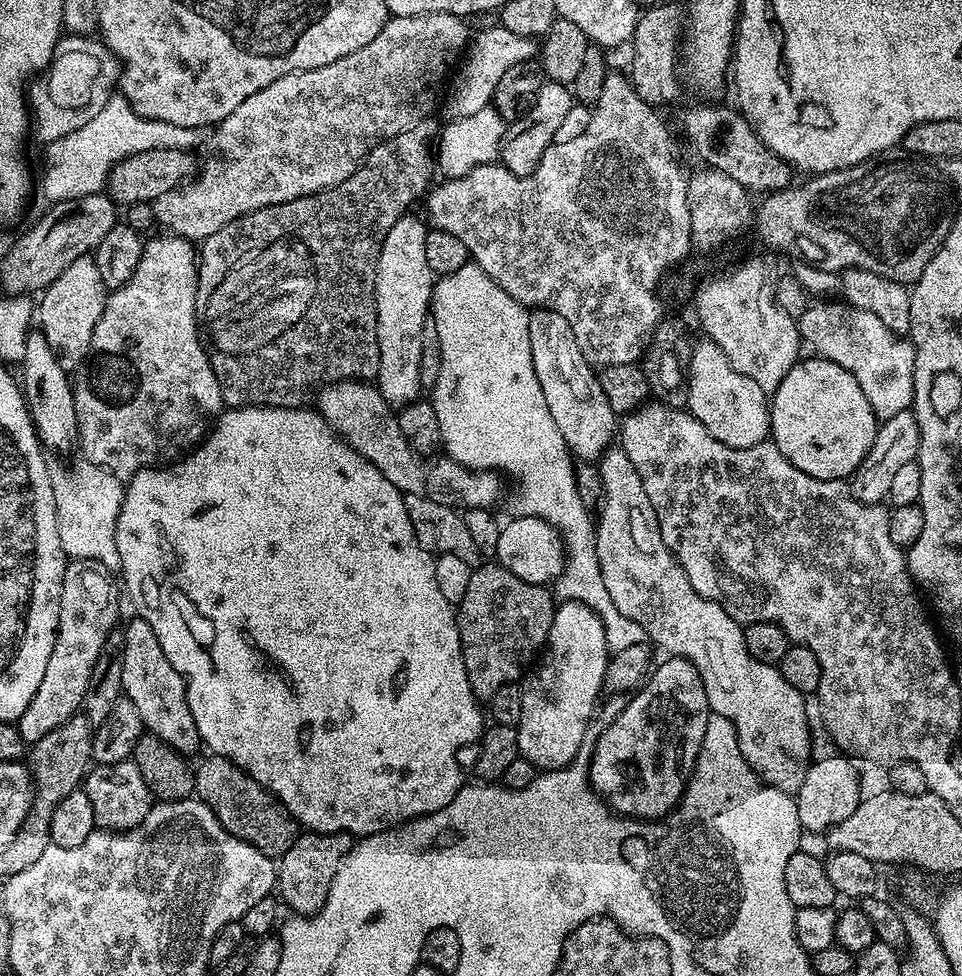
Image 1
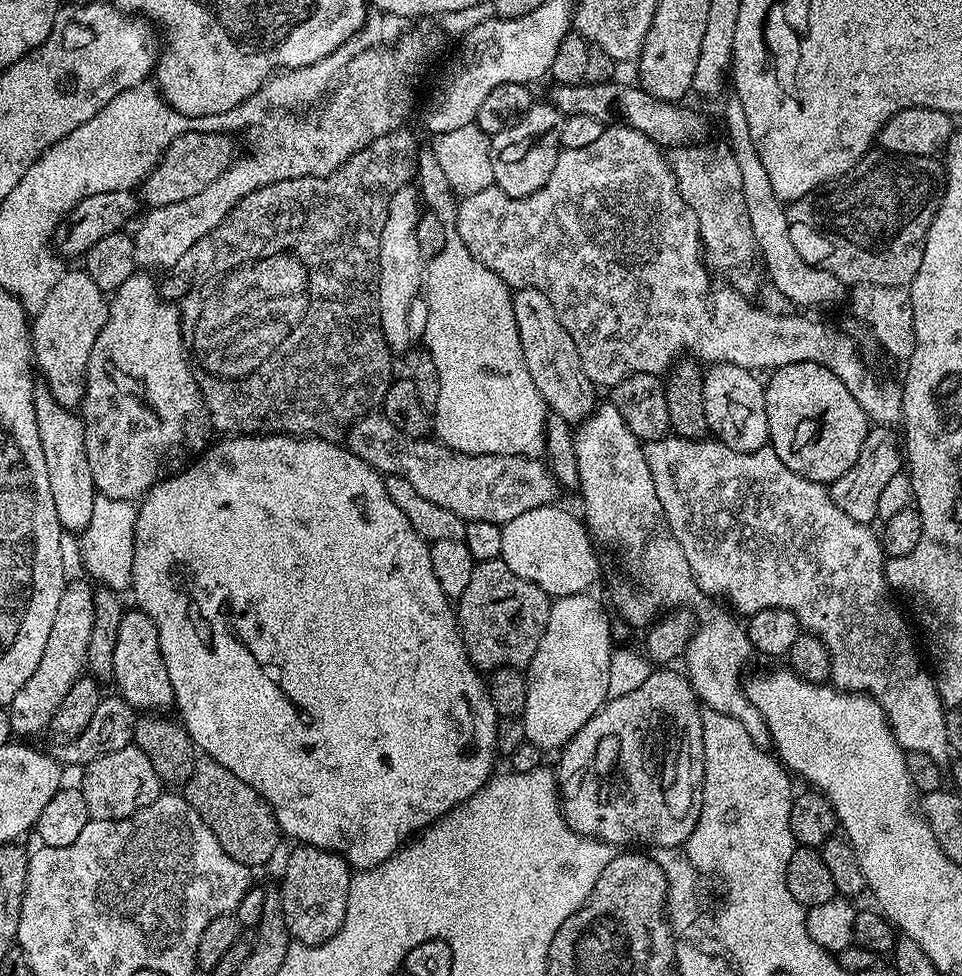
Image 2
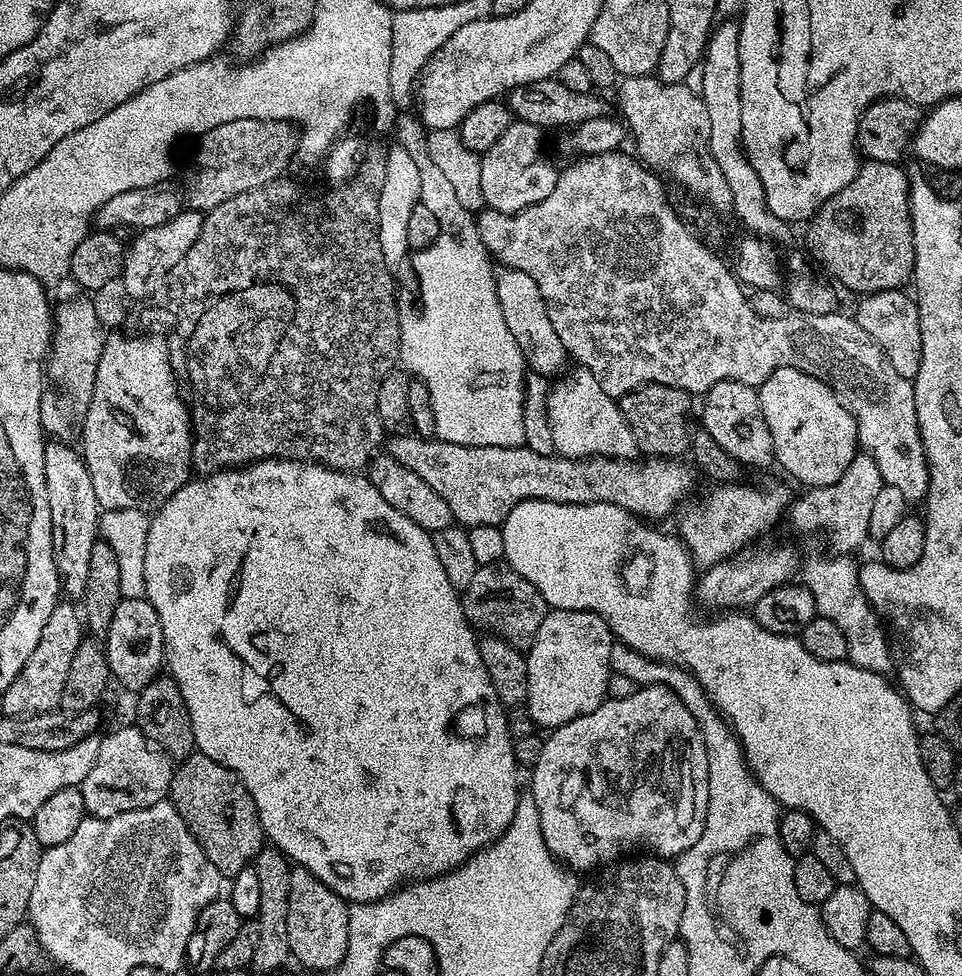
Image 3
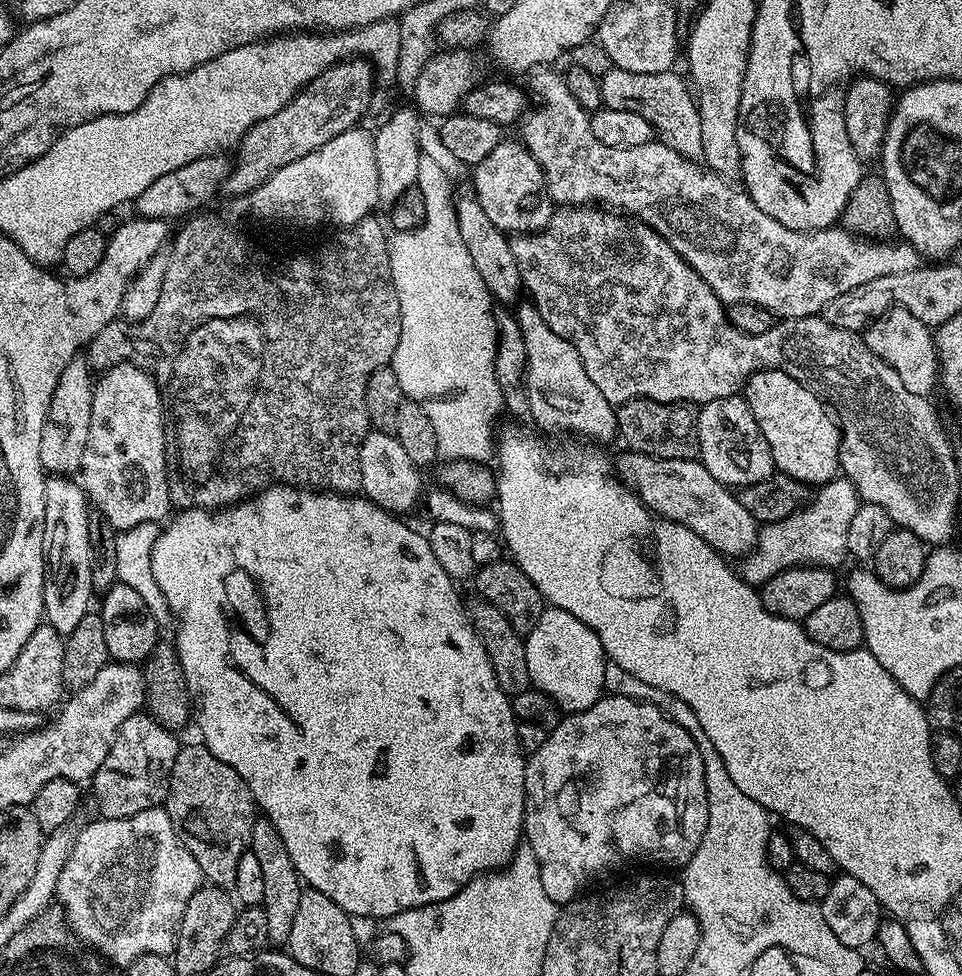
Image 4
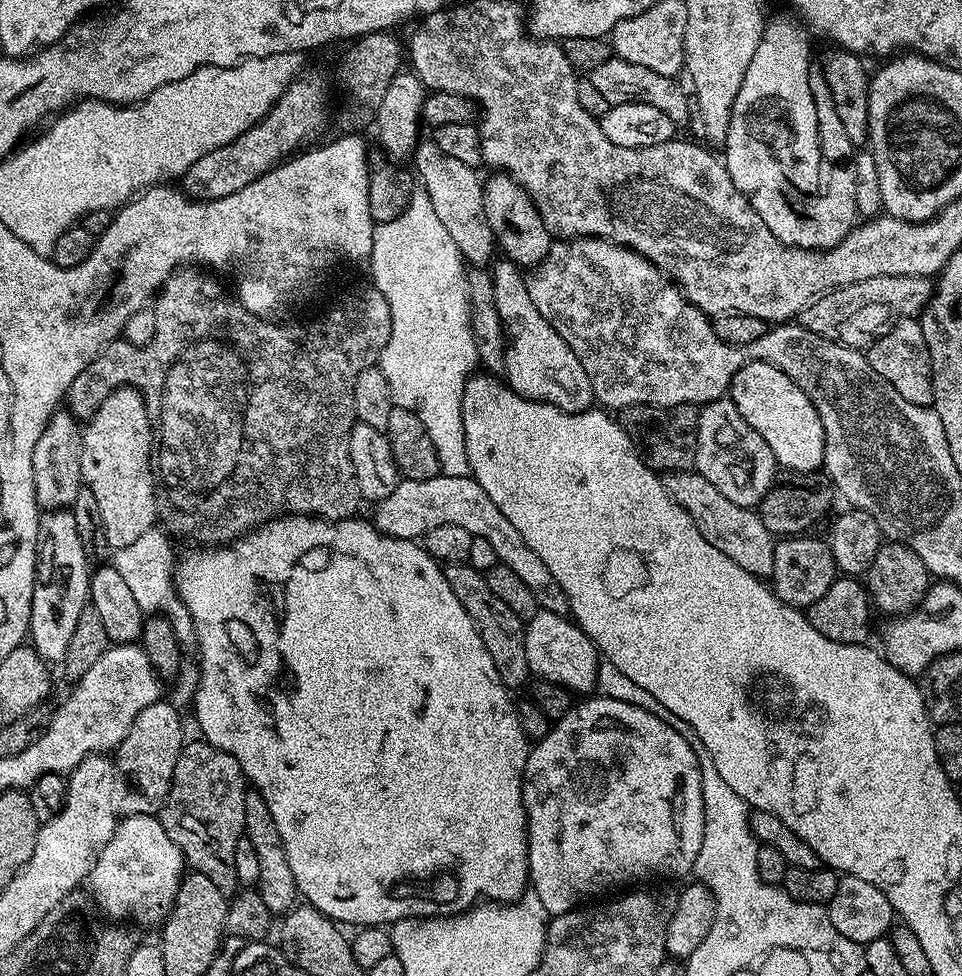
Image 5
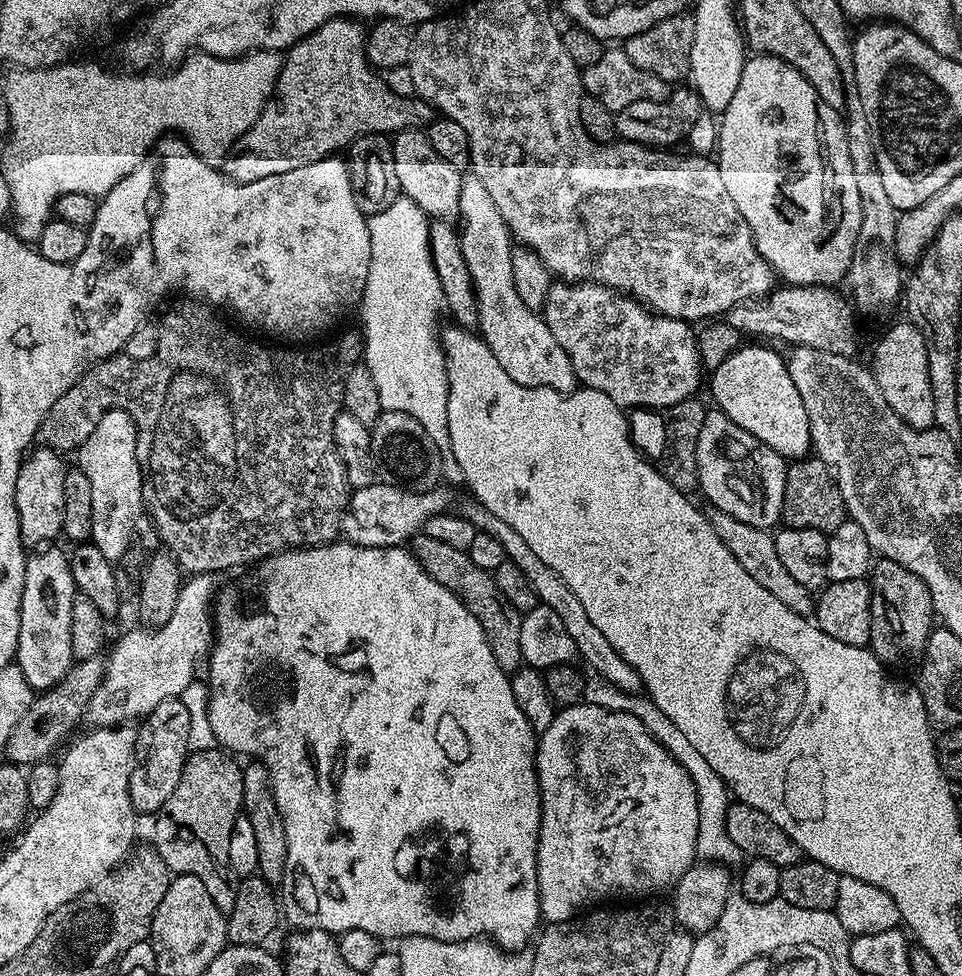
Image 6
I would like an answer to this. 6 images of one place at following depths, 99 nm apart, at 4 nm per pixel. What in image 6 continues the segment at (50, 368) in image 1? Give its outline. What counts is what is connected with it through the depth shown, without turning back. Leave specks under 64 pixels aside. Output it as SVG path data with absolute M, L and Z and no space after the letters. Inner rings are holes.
M44 546L27 557L24 565L20 629L15 663L20 665L26 682L33 690L52 688L74 663L70 646L70 610L78 594L74 574L68 561L69 553L56 546Z

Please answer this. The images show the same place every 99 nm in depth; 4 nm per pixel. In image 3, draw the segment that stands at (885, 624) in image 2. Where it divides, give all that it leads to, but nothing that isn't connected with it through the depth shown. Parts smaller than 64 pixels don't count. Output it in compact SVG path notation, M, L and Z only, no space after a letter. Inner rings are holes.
M737 482L735 484L721 484L715 488L708 497L705 498L704 504L688 504L685 503L679 509L681 524L678 529L678 535L683 540L684 545L688 547L693 561L701 569L707 570L714 564L718 564L723 560L731 560L747 546L751 540L759 538L763 532L768 532L780 520L780 515L785 515L786 509L790 504L790 495L780 484L772 484L763 492L760 488L755 488L752 484L744 484L745 482ZM828 554L828 557L816 556L813 560L805 559L802 564L802 583L810 590L810 594L814 594L817 613L833 620L838 630L846 634L848 663L871 672L888 674L894 668L890 636L862 590L860 570L857 561L854 562L852 559L848 554Z

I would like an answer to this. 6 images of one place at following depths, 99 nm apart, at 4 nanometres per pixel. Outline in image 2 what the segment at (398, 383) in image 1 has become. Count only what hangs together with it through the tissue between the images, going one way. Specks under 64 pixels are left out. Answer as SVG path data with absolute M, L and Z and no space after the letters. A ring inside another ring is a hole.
M409 186L398 190L394 198L390 198L390 206L386 214L386 226L382 226L382 238L380 239L380 267L378 269L378 295L380 298L380 325L384 331L384 337L393 353L400 354L412 344L412 299L416 291L421 291L422 277L426 272L426 260L418 250L418 222L422 213L421 195L415 187Z

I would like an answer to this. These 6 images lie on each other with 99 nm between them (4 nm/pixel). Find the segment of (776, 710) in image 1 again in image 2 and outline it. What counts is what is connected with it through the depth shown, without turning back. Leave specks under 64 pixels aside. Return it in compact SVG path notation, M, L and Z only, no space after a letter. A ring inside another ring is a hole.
M604 402L580 421L574 432L574 455L577 459L577 472L580 475L579 495L584 495L584 512L582 519L595 543L613 544L620 548L620 560L640 579L640 588L620 588L616 592L616 608L628 624L644 630L661 615L673 611L683 600L701 599L702 593L678 538L666 522L662 502L658 502L658 490L654 490L654 478L650 478L650 468L646 466L644 447L638 437L632 433L630 426L622 419L622 414L611 402ZM712 610L701 620L699 617L698 627L682 652L682 661L684 660L685 664L683 667L692 682L692 689L708 708L718 710L722 714L730 714L730 718L738 718L738 722L746 726L746 734L750 734L756 745L767 749L770 744L768 723L765 722L763 714L748 701L748 693L742 680L740 684L744 663L754 656L754 649L748 641L745 625L741 621L739 624L735 620L737 617L732 616Z

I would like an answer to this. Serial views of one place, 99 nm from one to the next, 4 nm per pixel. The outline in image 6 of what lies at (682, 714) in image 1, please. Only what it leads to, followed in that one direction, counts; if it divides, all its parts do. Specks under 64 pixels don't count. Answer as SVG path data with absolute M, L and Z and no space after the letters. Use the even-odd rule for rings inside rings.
M585 702L559 709L554 722L550 722L550 726L546 726L546 730L539 733L536 742L536 777L540 787L540 837L536 847L536 877L540 891L540 915L548 924L571 920L589 906L599 905L596 904L599 900L616 902L619 901L616 899L620 895L644 896L647 892L660 892L663 888L671 889L693 863L698 834L698 798L694 782L680 761L675 760L643 722L630 713L612 712L602 706Z

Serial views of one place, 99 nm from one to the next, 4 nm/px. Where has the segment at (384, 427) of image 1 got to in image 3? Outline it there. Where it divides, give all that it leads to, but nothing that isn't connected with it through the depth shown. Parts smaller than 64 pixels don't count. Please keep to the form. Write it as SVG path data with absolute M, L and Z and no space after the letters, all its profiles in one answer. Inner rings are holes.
M415 434L407 435L408 436L389 435L386 440L387 455L398 458L398 462L402 462L402 466L410 466L410 470L414 470L414 474L418 474L418 478L424 479L426 483L432 487L434 494L438 494L442 498L442 502L446 502L446 506L450 506L453 521L455 521L457 525L467 526L468 528L473 528L474 526L490 526L491 524L503 525L505 518L510 514L510 510L515 504L520 504L523 500L549 500L550 502L562 502L563 504L596 504L601 500L607 504L622 506L627 512L632 512L635 516L647 518L652 522L660 522L656 520L662 519L663 516L670 515L672 511L673 515L673 513L681 507L682 501L685 499L683 496L692 488L693 469L691 467L688 469L687 466L683 464L685 461L680 458L633 458L631 460L613 460L611 456L589 456L582 460L567 460L567 458L559 454L543 456L525 446L503 448L495 444L481 444L479 446L474 444L455 444L449 440L439 438L425 438Z

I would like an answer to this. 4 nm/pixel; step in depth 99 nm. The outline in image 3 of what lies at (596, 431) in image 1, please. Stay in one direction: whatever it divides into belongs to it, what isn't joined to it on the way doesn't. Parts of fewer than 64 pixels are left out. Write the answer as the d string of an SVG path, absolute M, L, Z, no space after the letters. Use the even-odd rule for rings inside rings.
M499 267L495 273L495 294L502 309L502 318L506 321L507 332L515 338L527 367L533 373L552 376L552 373L558 371L565 361L567 362L568 355L562 346L562 340L558 338L550 323L549 310L545 306L545 299L542 298L538 284L530 274L514 270L512 267Z

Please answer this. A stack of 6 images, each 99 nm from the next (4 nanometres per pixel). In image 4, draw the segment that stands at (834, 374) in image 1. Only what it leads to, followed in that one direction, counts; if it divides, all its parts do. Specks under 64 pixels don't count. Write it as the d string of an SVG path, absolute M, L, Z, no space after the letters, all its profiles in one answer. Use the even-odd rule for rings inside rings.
M763 368L746 381L742 395L783 475L809 486L823 486L840 472L840 425L829 405L810 389L790 378L790 374Z

